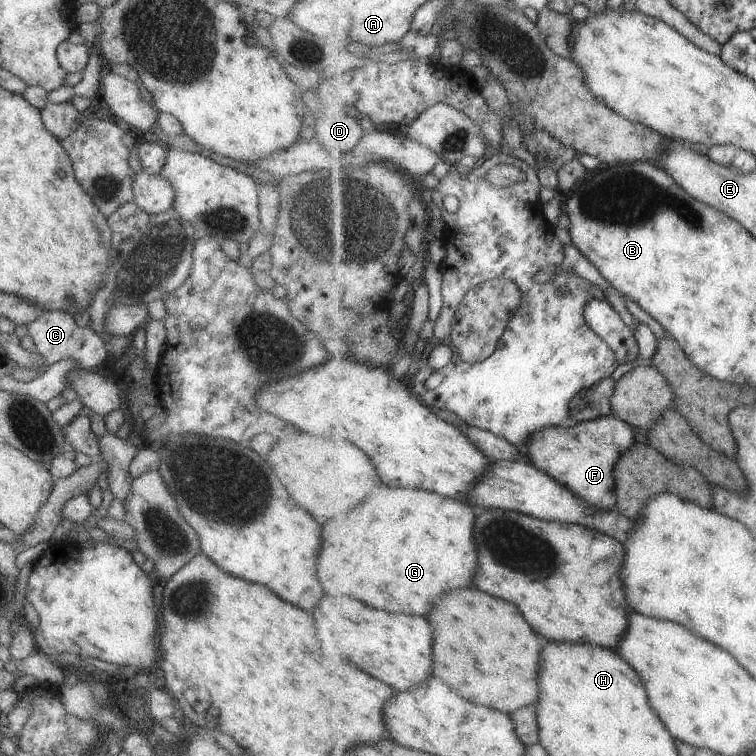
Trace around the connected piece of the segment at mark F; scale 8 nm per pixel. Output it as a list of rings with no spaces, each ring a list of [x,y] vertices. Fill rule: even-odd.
[[[614,414],[584,422],[570,420],[559,427],[544,428],[519,447],[540,470],[571,488],[589,505],[614,511],[619,503],[615,470],[621,456],[636,443],[633,426]]]

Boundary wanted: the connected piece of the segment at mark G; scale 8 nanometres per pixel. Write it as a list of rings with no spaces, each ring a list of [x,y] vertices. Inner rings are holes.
[[[382,486],[382,490],[378,494],[372,494],[366,502],[358,504],[354,508],[354,512],[336,518],[330,518],[324,526],[322,526],[322,548],[318,554],[318,580],[322,584],[322,590],[326,594],[348,594],[354,598],[360,598],[366,604],[372,604],[376,608],[384,608],[390,612],[410,612],[410,614],[430,614],[430,610],[434,608],[436,600],[444,594],[444,592],[452,592],[456,588],[468,586],[476,574],[478,568],[478,548],[474,544],[474,524],[476,524],[476,510],[466,501],[444,496],[439,492],[429,491],[423,488],[394,488],[394,486]]]

